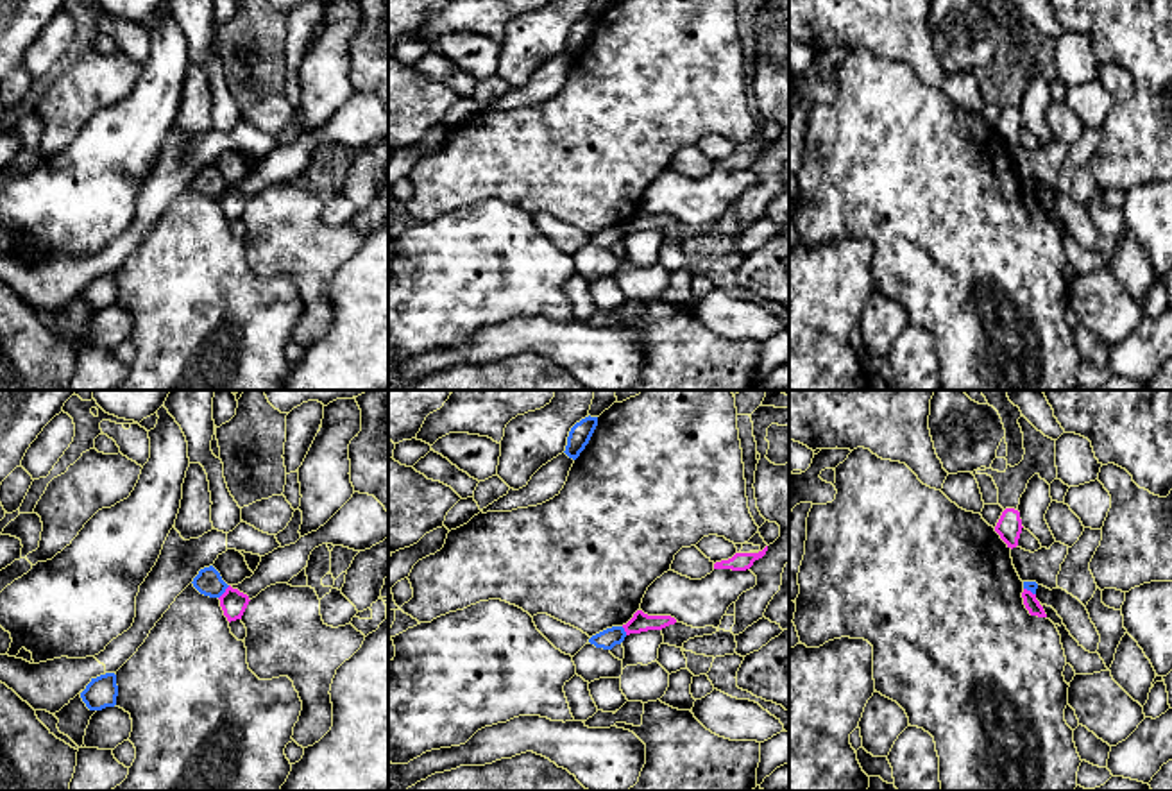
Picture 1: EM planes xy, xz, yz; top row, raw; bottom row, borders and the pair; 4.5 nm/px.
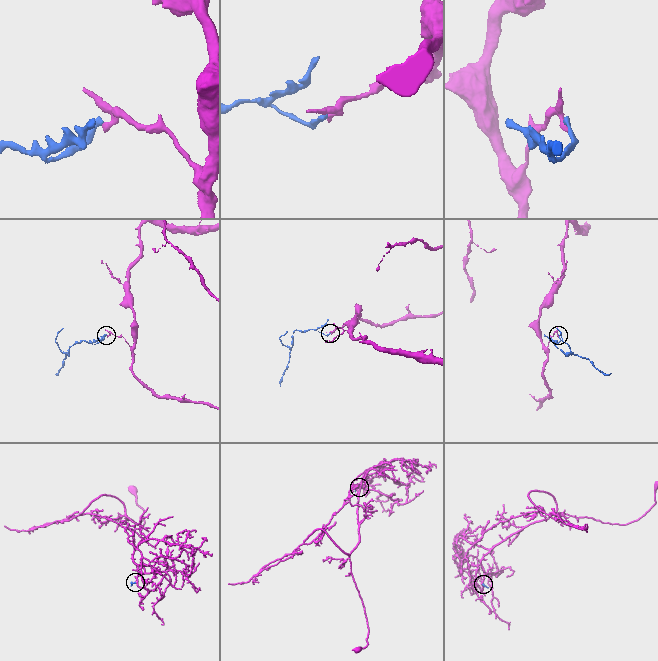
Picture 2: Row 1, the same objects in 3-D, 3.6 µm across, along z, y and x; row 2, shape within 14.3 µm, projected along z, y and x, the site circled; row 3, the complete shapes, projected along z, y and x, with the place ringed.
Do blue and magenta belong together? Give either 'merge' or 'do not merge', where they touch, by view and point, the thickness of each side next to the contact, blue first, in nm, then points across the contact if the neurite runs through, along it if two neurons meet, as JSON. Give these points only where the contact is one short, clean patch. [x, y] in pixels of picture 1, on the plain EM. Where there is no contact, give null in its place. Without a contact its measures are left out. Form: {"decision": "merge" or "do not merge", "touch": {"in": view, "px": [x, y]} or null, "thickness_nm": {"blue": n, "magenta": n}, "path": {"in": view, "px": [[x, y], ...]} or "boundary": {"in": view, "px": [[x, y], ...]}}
{"decision": "do not merge", "touch": {"in": "xy", "px": [224, 190]}, "thickness_nm": {"blue": 120, "magenta": 120}, "boundary": {"in": "xy", "px": [[229, 185], [219, 197]]}}

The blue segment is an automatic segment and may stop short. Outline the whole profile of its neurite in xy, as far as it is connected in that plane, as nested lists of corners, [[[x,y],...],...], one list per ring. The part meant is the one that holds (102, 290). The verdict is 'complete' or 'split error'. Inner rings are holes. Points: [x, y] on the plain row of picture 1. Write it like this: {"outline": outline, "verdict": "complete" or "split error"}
{"outline": [[[106,272],[86,285],[81,292],[82,301],[89,310],[102,310],[106,306],[115,306],[118,295],[116,274]]], "verdict": "complete"}

